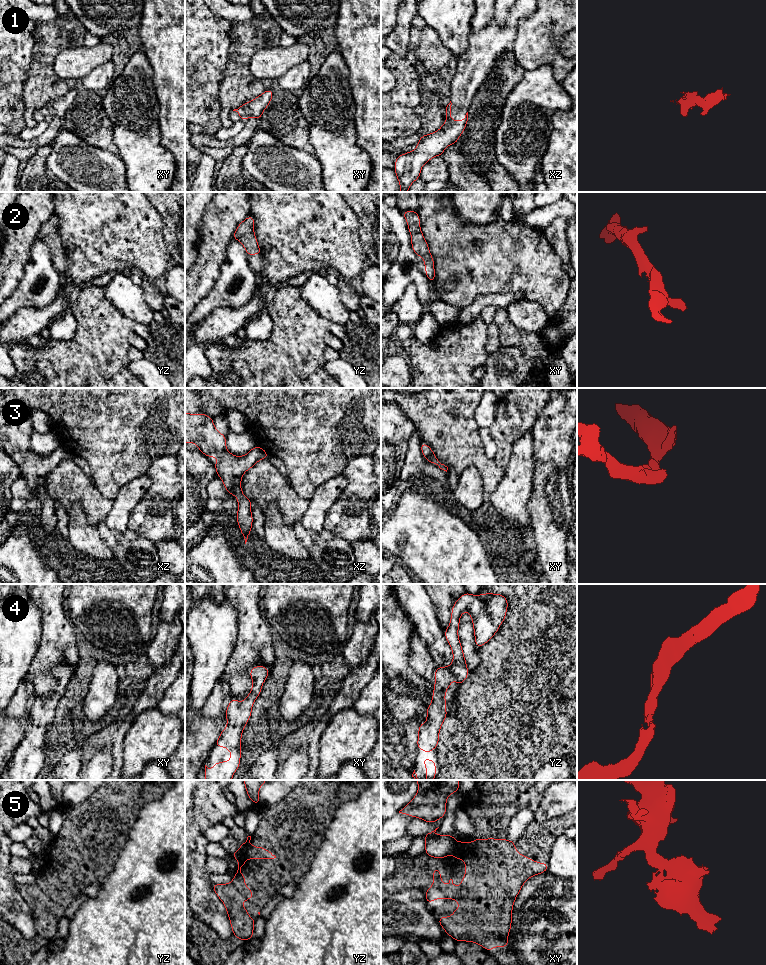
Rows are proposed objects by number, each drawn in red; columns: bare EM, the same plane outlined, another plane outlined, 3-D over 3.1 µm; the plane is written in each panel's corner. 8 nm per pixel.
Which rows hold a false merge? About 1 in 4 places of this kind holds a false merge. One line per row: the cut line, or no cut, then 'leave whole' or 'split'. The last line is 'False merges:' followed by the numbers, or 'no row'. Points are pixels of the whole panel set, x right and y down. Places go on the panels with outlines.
1: no cut; leave whole
2: no cut; leave whole
3: no cut; leave whole
4: no cut; leave whole
5: cut in yz along (249, 844), (243, 849), (237, 859); split
False merges: 5

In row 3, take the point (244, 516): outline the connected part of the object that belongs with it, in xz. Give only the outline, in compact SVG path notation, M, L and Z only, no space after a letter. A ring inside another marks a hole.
M185 412L185 443L190 442L194 442L207 457L219 458L214 463L217 476L222 479L226 490L238 498L237 523L246 544L253 522L252 502L243 495L240 484L243 474L259 460L268 458L268 453L257 445L245 456L234 456L227 451L226 436L216 430L213 418L202 413Z

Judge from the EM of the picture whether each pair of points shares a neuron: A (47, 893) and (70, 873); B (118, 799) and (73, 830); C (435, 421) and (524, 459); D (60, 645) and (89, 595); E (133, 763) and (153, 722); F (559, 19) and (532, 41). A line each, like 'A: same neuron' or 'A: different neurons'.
A: same neuron
B: same neuron
C: different neurons
D: different neurons
E: same neuron
F: same neuron

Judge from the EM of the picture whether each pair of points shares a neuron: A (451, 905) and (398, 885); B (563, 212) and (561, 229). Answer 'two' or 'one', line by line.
A: one
B: two

